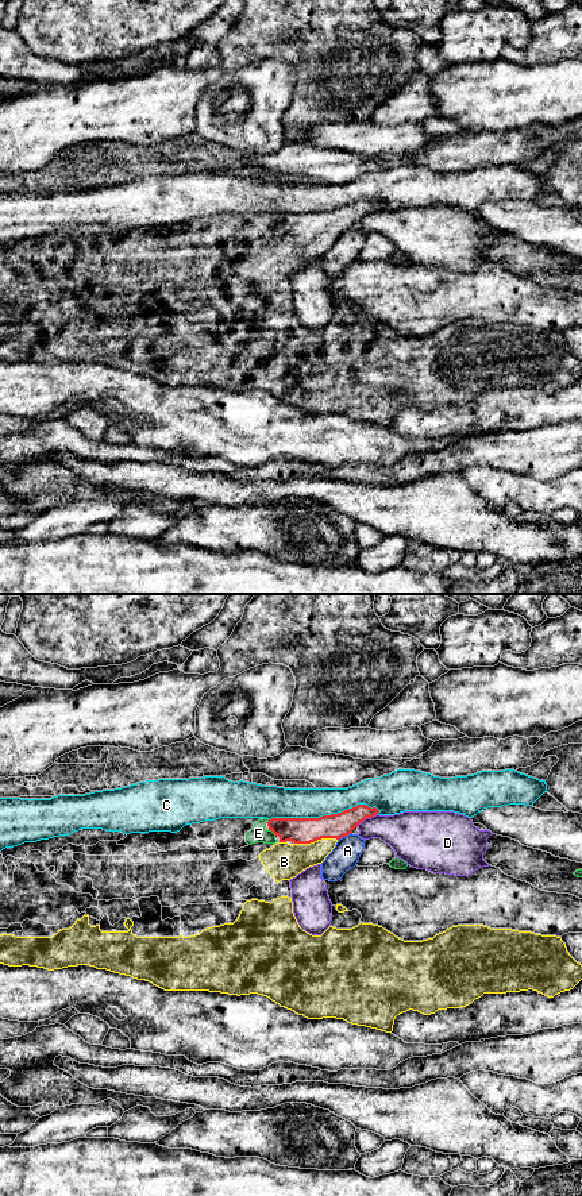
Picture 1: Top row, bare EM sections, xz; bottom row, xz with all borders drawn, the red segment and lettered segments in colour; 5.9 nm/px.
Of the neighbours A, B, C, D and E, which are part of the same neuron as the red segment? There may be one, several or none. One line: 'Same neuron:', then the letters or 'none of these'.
Same neuron: B

